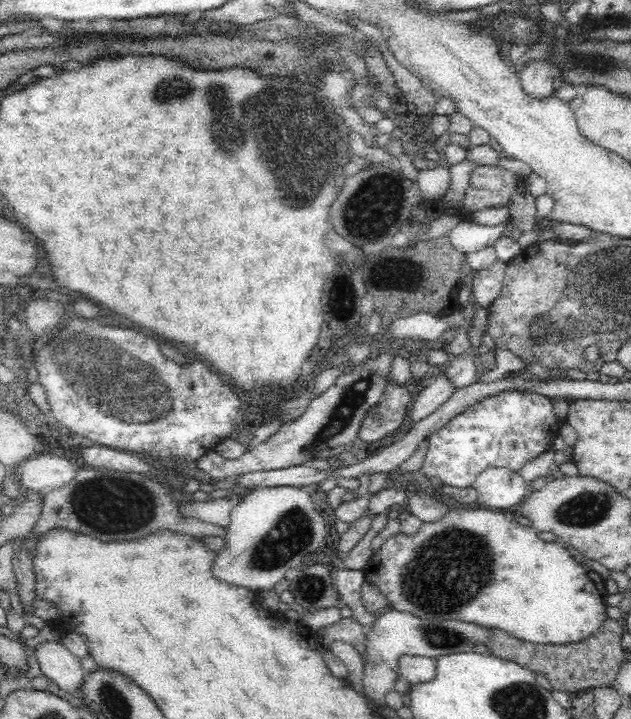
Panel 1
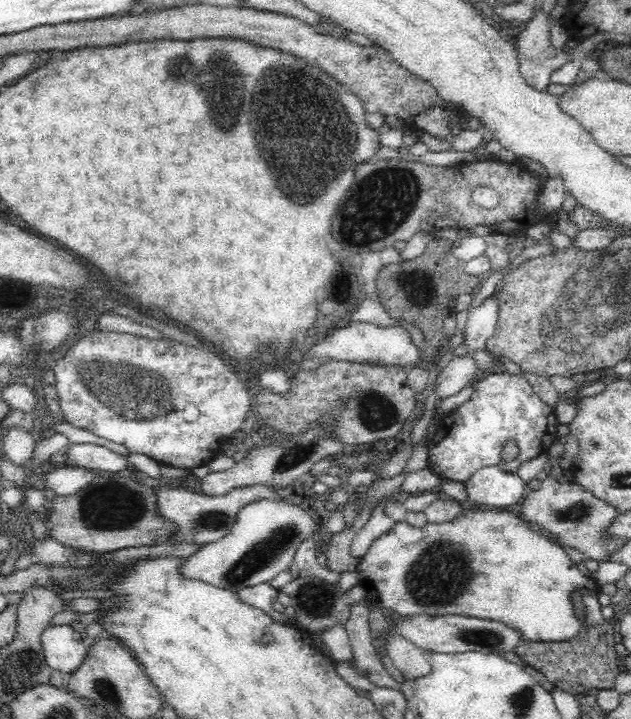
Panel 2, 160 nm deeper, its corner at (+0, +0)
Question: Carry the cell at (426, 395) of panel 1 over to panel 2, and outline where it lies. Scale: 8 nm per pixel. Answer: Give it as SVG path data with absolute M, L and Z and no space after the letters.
M455 355L437 378L436 396L439 400L454 396L481 375L472 355Z

